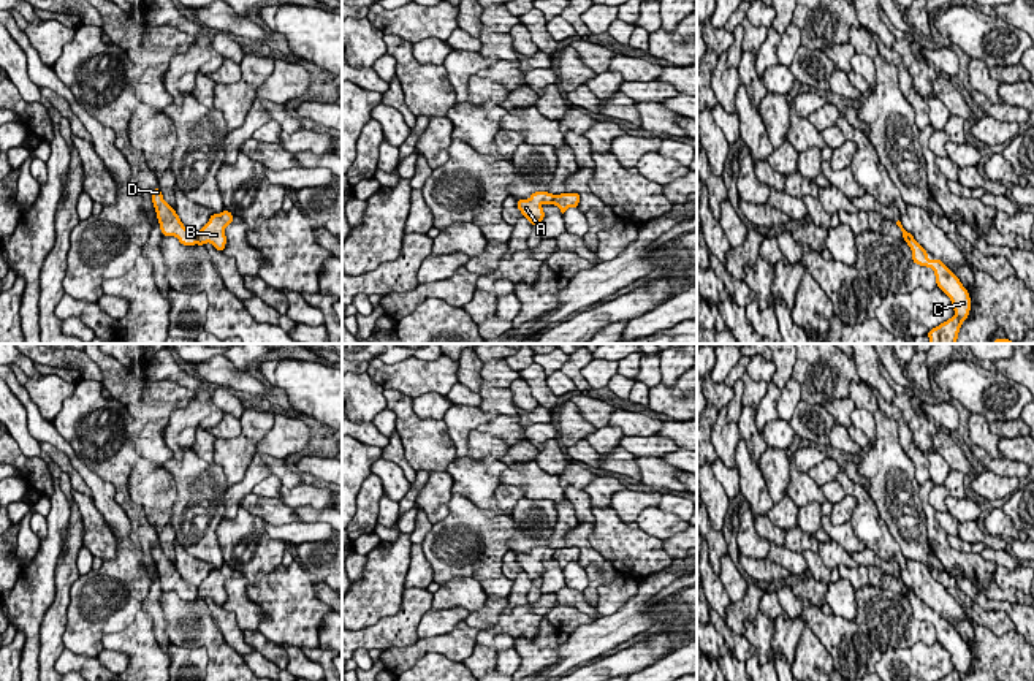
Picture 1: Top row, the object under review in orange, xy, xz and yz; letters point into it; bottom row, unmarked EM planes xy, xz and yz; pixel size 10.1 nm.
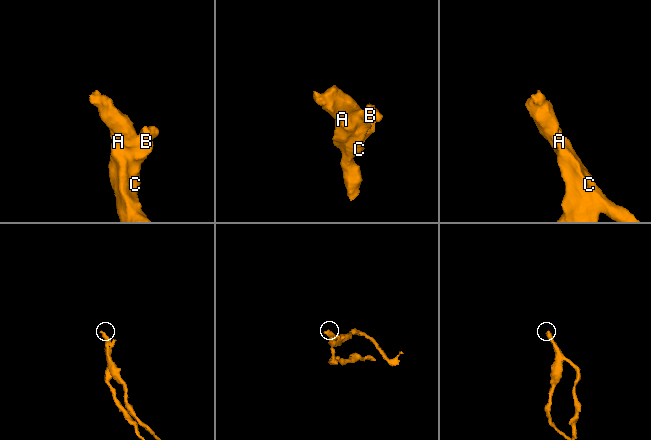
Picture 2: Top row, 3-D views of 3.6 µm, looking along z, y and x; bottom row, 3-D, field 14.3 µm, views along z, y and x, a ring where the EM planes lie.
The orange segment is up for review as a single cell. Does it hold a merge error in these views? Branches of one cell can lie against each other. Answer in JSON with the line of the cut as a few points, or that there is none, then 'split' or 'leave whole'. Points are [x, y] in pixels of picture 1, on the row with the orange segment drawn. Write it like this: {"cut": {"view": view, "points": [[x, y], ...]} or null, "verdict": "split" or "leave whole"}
{"cut": {"view": "xy", "points": [[198, 233], [195, 243]]}, "verdict": "split"}

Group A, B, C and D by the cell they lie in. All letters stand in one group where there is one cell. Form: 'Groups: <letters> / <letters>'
Groups: A D / B C

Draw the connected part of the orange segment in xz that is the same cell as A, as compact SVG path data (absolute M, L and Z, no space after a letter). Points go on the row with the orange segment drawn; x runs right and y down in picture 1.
M534 192L529 200L516 200L516 207L521 211L523 217L529 220L530 225L542 223L545 219L543 206L551 204L554 195L549 192Z

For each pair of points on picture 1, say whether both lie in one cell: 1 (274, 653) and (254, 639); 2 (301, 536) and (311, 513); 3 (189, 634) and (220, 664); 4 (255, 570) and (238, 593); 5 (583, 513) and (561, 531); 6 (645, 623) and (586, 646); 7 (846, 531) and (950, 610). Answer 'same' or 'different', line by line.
1: same
2: different
3: same
4: different
5: different
6: same
7: different

